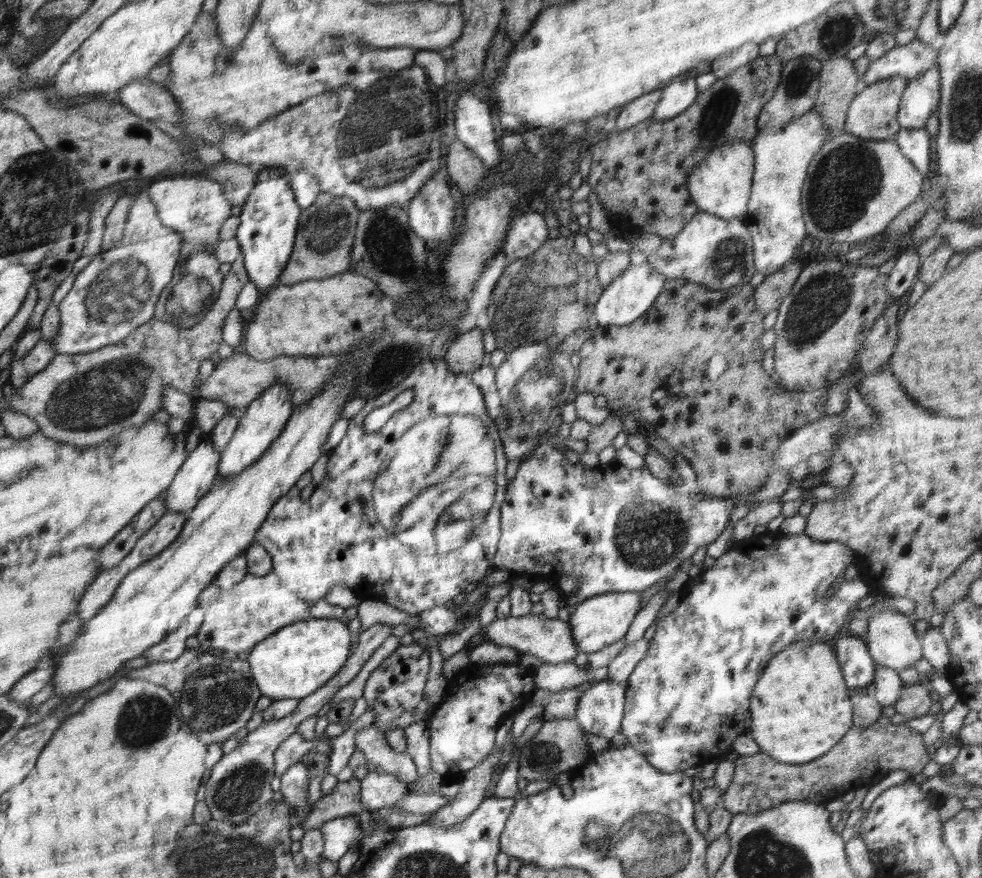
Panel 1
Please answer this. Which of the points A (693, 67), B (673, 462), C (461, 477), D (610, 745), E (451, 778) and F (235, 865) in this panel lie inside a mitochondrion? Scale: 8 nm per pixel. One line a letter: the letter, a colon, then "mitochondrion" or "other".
A: other
B: other
C: mitochondrion
D: other
E: other
F: mitochondrion

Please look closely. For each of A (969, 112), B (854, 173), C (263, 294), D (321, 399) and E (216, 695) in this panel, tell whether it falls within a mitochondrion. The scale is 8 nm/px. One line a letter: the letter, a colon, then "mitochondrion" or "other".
A: mitochondrion
B: mitochondrion
C: other
D: other
E: mitochondrion

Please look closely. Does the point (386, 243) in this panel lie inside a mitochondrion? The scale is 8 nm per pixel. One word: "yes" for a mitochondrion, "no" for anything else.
yes

